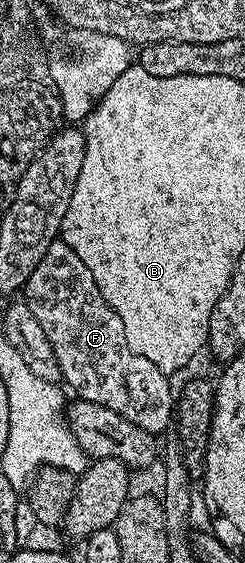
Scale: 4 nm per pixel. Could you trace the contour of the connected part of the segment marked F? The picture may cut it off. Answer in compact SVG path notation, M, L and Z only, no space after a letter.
M67 243L50 244L40 265L28 277L24 301L54 346L65 386L74 390L78 399L104 405L145 431L161 433L171 426L176 395L172 387L170 391L167 372L130 348L120 317L104 301L88 265L72 253Z

